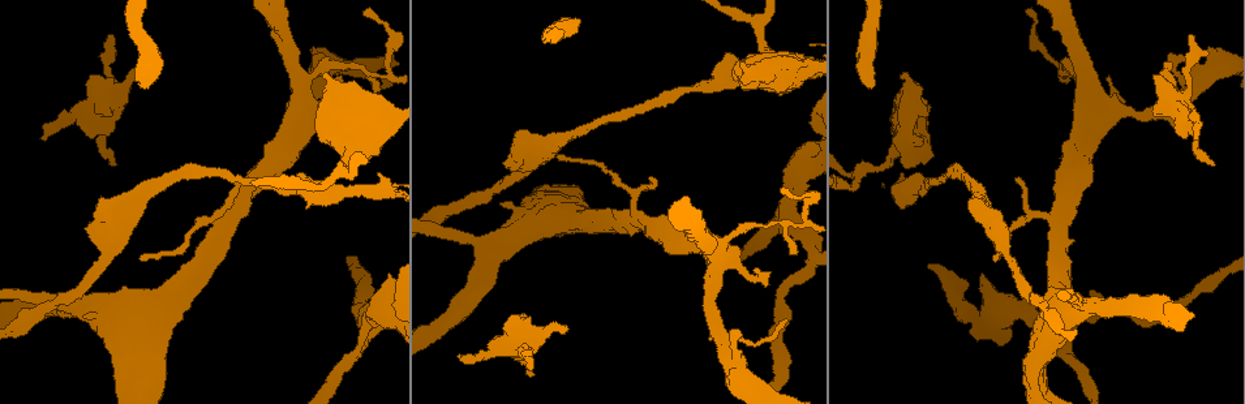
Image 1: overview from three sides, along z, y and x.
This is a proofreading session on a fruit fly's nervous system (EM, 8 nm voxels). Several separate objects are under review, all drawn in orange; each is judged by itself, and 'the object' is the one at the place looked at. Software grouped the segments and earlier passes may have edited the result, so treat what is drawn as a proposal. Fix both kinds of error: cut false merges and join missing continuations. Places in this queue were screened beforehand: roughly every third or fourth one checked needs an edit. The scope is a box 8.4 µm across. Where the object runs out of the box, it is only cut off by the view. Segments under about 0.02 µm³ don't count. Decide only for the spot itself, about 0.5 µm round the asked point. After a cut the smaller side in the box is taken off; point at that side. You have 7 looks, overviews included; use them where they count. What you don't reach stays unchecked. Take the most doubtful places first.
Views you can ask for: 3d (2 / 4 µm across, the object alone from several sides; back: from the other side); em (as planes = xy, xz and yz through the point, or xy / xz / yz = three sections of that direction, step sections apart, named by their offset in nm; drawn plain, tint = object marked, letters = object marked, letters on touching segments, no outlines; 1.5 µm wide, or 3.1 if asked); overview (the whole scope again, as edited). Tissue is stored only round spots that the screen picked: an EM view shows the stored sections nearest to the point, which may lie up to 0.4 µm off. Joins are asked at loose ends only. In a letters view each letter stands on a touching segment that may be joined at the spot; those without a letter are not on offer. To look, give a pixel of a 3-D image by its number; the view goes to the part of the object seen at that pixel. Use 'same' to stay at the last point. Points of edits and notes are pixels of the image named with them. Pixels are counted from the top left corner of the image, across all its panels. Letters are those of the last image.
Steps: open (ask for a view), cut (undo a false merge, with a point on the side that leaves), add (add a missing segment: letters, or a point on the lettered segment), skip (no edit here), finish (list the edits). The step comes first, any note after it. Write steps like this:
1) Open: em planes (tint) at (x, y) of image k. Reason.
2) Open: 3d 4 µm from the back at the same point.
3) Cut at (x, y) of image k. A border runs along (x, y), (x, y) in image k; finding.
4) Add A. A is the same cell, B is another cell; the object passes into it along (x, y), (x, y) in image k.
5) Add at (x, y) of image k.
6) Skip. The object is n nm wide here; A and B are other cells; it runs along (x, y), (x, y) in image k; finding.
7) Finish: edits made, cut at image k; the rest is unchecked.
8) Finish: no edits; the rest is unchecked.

Open: 3d 4 µm at (142, 88) of image 1.

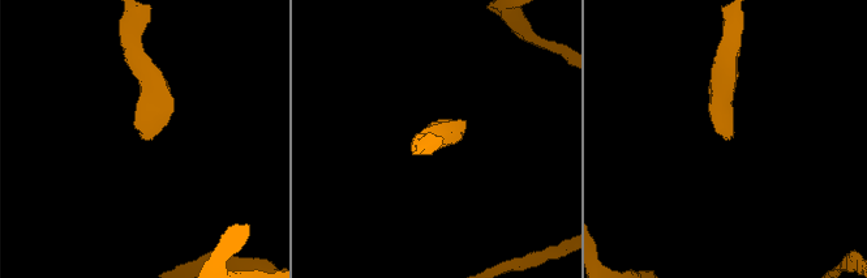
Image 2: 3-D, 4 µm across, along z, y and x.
Open: em xz step 4 (letters) at (141, 134) of image 2. Shape alone is not enough.

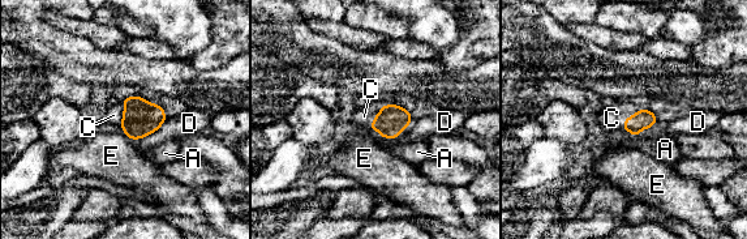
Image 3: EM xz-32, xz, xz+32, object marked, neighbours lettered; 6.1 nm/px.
Open: em planes (letters) at the same point.

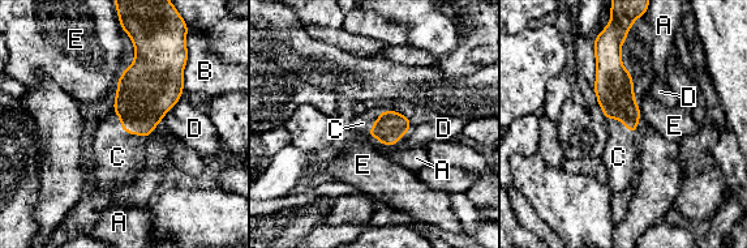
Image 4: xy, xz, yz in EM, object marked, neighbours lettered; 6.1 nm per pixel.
Add C. C is the same cell, A, B, D and E are other cells; the object passes into it along (144, 97), (125, 132), (117, 157) in image 4; the neuron continues.

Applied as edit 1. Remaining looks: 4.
Open: 3d 4 µm at (1215, 165) of image 1. Thin end.

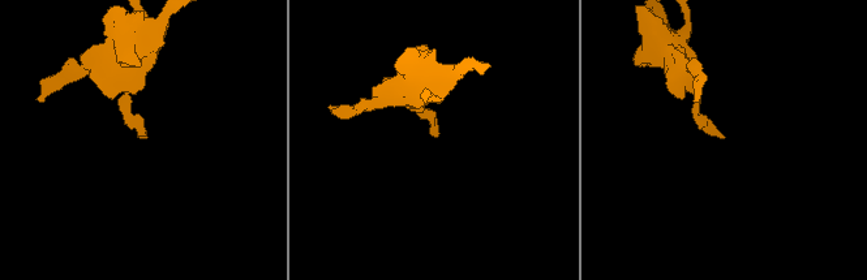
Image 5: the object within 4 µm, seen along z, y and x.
Open: em planes (letters) at (435, 137) of image 5. Now the EM.

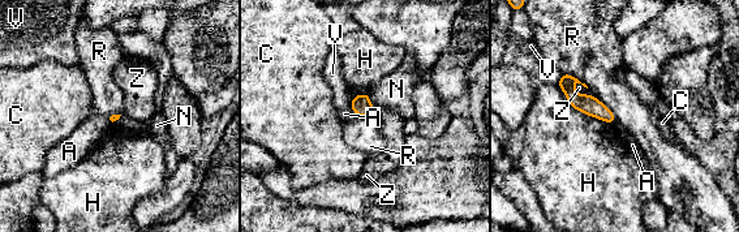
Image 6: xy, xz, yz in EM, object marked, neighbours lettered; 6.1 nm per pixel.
Skip. A, C, H, N, R, V and Z are other cells; it runs along (563, 77), (581, 103), (611, 119) in image 6; none of them fits.

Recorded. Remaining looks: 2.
Finish: edits made, add at image 4; the rest is unchecked.

